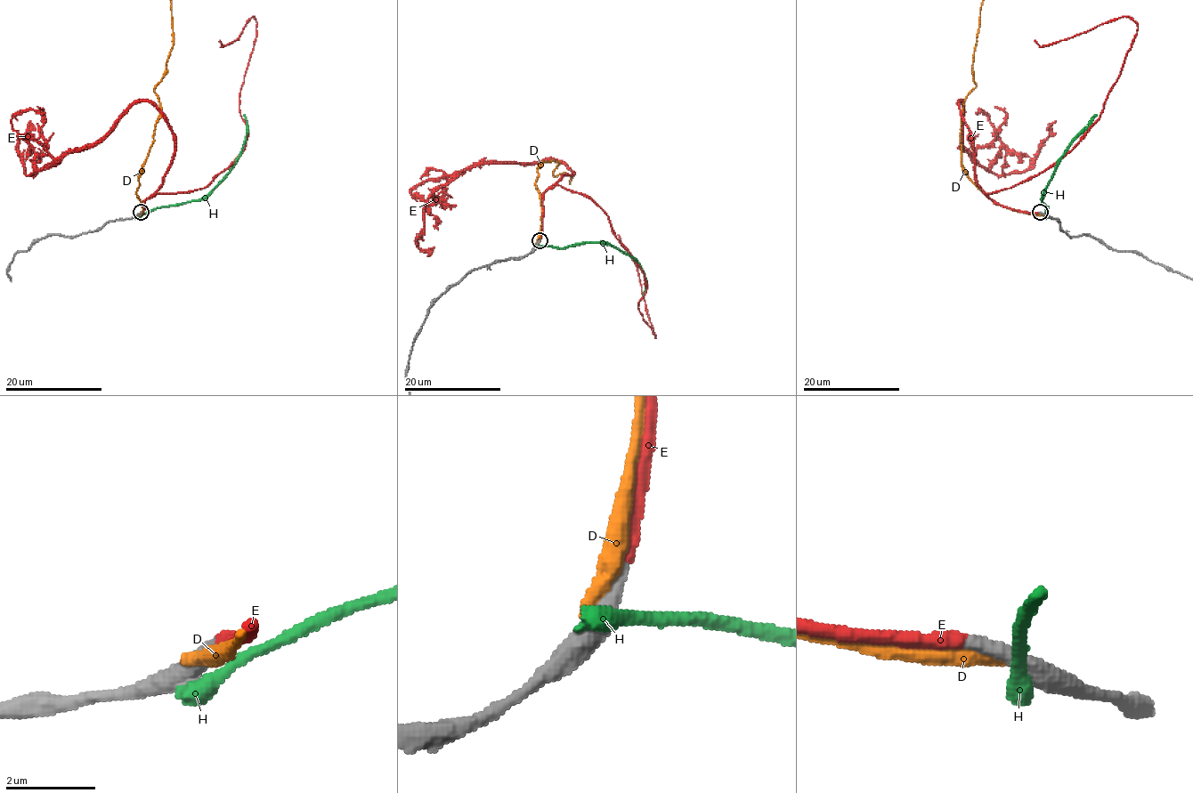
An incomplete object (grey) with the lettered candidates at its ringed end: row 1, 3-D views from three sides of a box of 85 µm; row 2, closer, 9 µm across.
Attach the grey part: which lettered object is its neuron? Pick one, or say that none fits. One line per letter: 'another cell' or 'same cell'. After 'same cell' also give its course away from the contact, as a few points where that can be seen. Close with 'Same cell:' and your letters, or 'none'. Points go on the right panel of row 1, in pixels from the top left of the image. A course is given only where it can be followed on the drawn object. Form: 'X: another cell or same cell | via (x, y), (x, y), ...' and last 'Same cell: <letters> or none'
D: another cell
E: same cell | via (1040, 212), (985, 194), (1030, 180), (1074, 147), (1099, 117), (1138, 25), (1122, 16), (1034, 40)
H: another cell
Same cell: E

